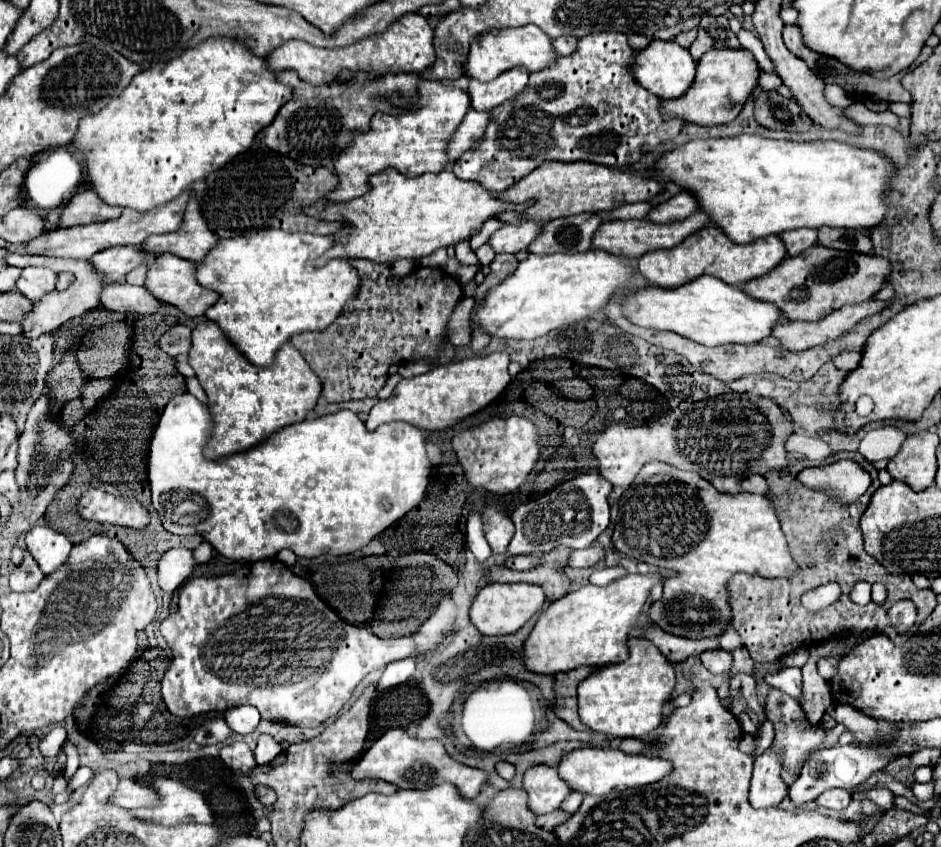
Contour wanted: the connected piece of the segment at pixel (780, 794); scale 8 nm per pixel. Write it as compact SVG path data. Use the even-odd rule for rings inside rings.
M768 748L754 762L752 786L750 786L750 804L754 808L770 808L778 806L784 796L788 796L788 786L780 778L782 754L774 748Z

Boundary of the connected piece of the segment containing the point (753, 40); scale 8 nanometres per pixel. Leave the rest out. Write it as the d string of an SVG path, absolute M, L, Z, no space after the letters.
M743 28L737 34L737 38L741 46L745 49L750 50L752 53L752 49L758 49L758 47L763 47L761 40L756 34Z

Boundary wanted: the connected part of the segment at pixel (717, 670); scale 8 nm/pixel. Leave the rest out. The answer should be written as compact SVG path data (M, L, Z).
M718 648L718 650L706 650L702 652L700 656L702 664L712 672L712 674L720 674L720 676L726 676L730 666L732 666L732 654Z

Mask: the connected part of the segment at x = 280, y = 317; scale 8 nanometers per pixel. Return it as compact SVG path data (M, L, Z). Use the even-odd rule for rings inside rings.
M274 228L262 230L262 232L258 232L258 234L250 234L250 236L238 236L238 238L224 238L224 240L220 240L218 246L214 246L214 250L210 250L210 254L206 254L206 258L196 264L196 280L198 280L202 286L206 286L208 290L214 290L214 292L220 294L218 302L206 310L206 318L212 320L212 322L216 322L216 324L222 328L222 332L230 338L230 342L236 346L236 350L242 350L242 354L244 354L252 364L256 364L256 366L270 366L272 360L274 360L276 350L278 350L284 342L288 342L290 336L294 336L294 334L298 334L298 332L306 332L306 330L324 330L324 328L328 328L328 326L340 316L342 306L344 306L352 296L356 296L358 286L360 286L360 278L358 278L356 270L348 264L348 260L342 260L342 264L324 264L324 268L316 268L316 266L314 266L314 260L316 260L318 256L322 256L322 254L324 254L328 248L332 248L332 246L334 246L332 236L316 236L316 234L304 234L304 232L284 232L284 230L274 230Z

